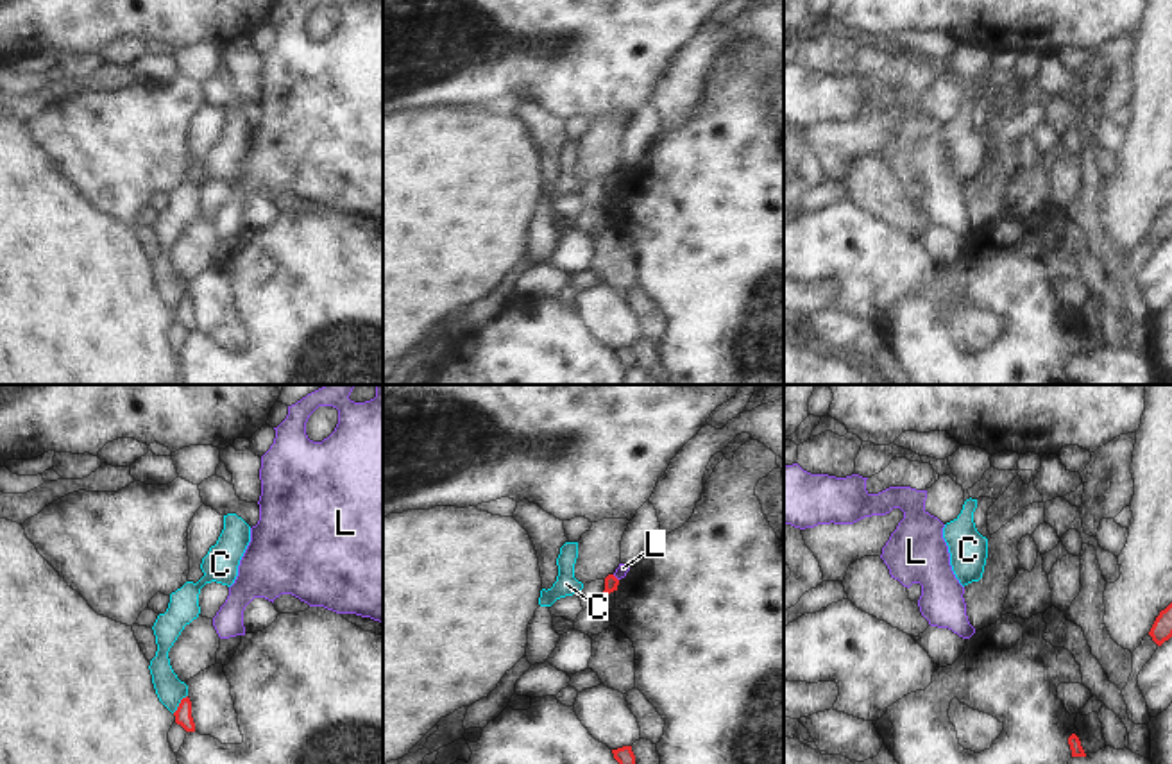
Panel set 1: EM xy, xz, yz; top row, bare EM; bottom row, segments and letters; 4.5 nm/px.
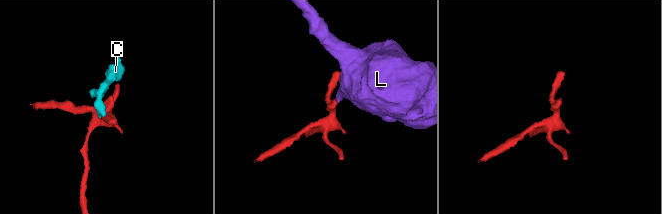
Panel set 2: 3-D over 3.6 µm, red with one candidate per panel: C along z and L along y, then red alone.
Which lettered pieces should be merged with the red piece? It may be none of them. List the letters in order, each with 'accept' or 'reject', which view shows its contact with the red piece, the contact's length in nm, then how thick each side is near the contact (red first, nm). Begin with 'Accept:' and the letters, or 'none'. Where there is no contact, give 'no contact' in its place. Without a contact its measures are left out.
Accept: none
C: reject; meets red in xy; contact 110 nm long; 80 nm thick on the red side, 120 nm on the other
L: reject; meets red in xz; contact 40 nm long; 60 nm thick on the red side, 50 nm on the other

